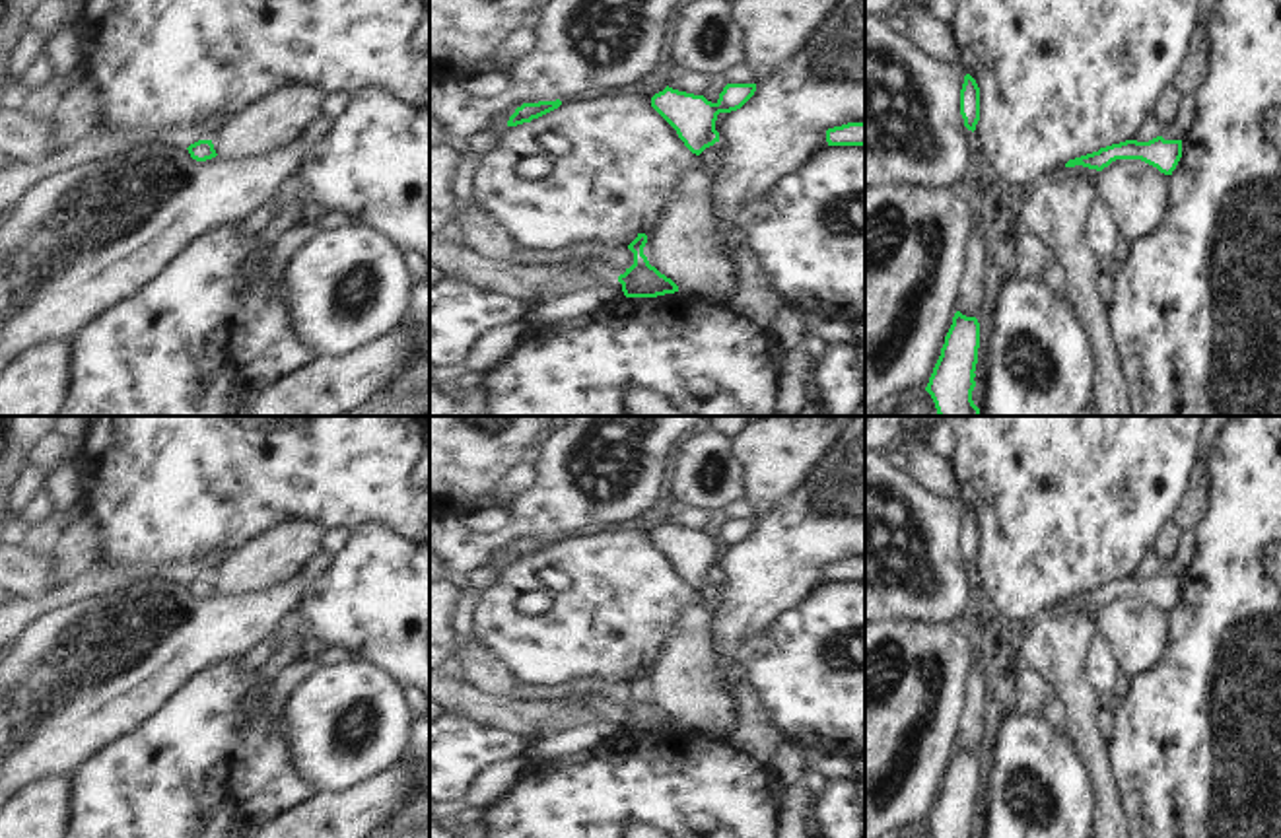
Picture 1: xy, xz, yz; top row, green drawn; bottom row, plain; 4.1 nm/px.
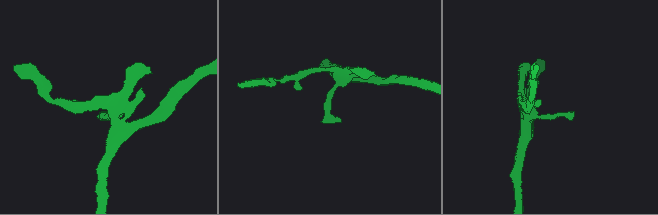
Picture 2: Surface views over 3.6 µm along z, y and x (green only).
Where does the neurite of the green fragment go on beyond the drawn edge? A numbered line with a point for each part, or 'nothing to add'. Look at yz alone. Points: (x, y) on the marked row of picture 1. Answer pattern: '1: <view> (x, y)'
nothing to add

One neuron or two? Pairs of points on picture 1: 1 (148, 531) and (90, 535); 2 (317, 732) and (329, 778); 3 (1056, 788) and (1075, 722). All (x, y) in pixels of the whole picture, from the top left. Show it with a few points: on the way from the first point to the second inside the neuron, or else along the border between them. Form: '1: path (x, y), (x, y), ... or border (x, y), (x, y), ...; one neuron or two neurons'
1: border (80, 496), (102, 523), (102, 558); two neurons
2: path (325, 743), (329, 767); one neuron
3: border (1066, 732), (1087, 784); two neurons

